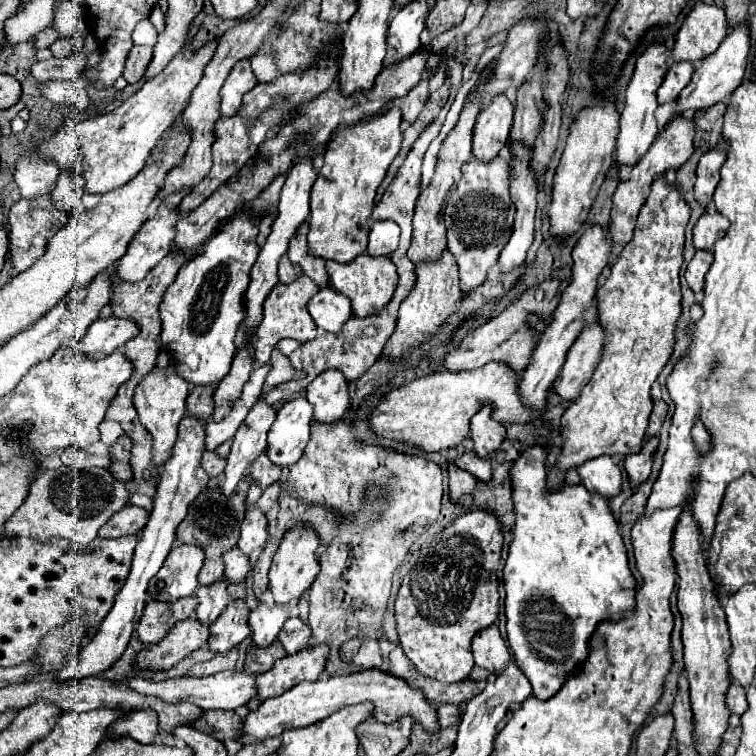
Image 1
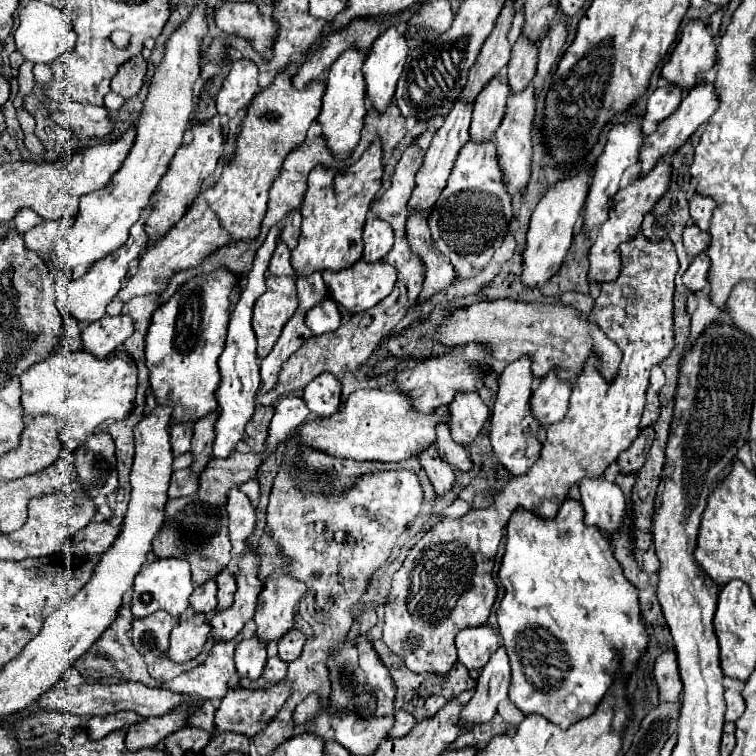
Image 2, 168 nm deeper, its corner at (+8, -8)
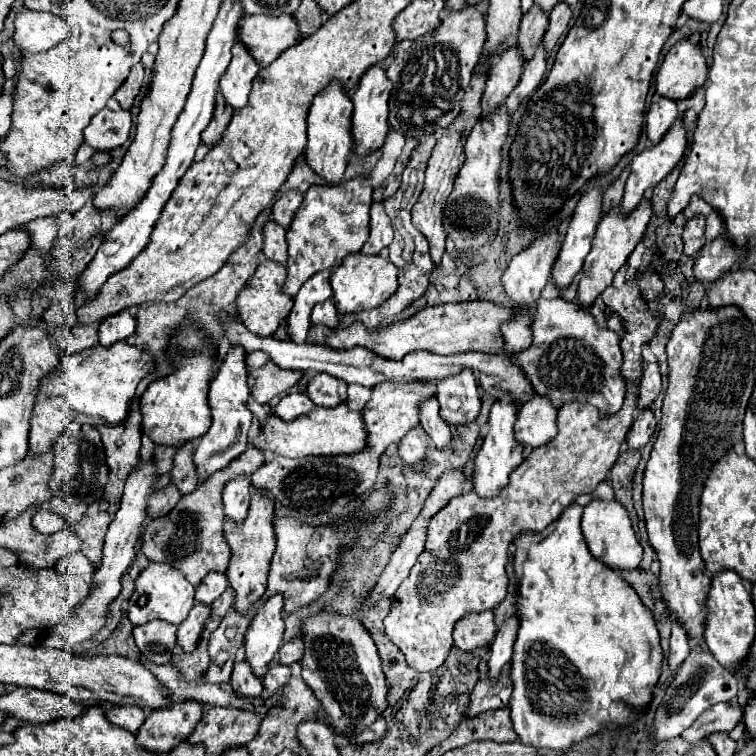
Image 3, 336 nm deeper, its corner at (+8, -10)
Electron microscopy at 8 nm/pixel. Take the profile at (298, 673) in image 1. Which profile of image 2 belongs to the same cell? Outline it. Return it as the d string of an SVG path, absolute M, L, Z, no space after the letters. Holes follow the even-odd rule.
M283 680L279 686L273 686L271 690L229 690L227 696L221 700L221 706L215 710L215 730L213 736L223 732L237 732L247 738L259 734L281 710L285 698L289 698L291 686L287 686L287 680Z

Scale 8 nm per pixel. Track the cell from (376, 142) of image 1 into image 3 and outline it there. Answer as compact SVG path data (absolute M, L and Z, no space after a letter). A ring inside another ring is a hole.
M369 174L355 176L343 184L323 184L311 186L303 198L303 204L295 212L293 224L287 230L289 242L289 262L287 280L283 290L295 296L303 282L321 270L337 268L345 256L361 252L369 236L369 208L371 208L371 178Z

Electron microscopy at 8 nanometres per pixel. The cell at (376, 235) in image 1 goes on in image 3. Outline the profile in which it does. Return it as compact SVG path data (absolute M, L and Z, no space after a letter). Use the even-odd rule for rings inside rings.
M373 202L369 214L371 214L369 240L365 242L361 252L365 256L377 256L383 248L387 248L393 242L393 228L391 228L391 222L389 222L387 214L383 212L381 202Z

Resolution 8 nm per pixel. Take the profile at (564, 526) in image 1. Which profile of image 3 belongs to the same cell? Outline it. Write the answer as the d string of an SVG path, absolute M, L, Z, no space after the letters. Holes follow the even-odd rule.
M593 498L585 506L585 512L579 504L571 504L543 532L521 532L515 538L515 546L513 568L519 580L515 616L519 616L519 632L511 658L513 694L509 708L517 736L523 744L535 748L567 750L575 742L599 732L601 724L617 726L631 722L637 710L651 702L653 686L661 674L663 650L659 646L659 632L653 614L617 572L637 568L643 554L625 506L615 498Z

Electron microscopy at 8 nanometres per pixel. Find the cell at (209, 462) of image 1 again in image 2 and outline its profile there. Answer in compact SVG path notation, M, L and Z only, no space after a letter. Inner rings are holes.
M189 468L185 470L175 470L171 476L171 486L169 486L169 498L179 498L179 496L191 496L199 488L199 476L191 474Z

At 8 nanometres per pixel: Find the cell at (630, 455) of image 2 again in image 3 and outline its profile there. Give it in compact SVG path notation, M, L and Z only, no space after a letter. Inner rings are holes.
M643 410L635 418L635 422L633 422L633 426L631 426L629 434L627 434L629 450L641 450L651 440L651 436L655 432L655 426L657 426L657 422L655 422L653 412L651 410Z

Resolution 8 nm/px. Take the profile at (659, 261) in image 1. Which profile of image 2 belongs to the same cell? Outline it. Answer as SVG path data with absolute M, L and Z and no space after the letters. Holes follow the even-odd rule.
M639 232L635 240L625 242L621 246L621 274L613 282L601 284L601 294L595 300L595 306L589 314L589 322L595 322L607 338L617 342L623 352L623 360L619 364L617 376L611 384L597 372L597 358L591 356L585 372L579 376L571 400L569 410L561 422L549 426L545 432L545 442L541 448L541 456L527 470L527 474L513 476L495 496L493 502L485 510L471 508L463 516L455 520L441 520L433 524L423 538L409 550L403 566L399 572L393 574L393 588L385 602L385 626L383 626L383 642L393 650L393 654L401 656L405 666L415 672L433 672L433 674L447 674L451 666L457 662L455 650L455 634L463 628L481 626L487 622L491 608L497 598L497 584L493 580L495 568L495 554L503 538L503 528L509 516L517 508L525 508L539 518L555 518L561 502L567 498L569 488L579 484L583 478L599 478L603 476L605 468L617 460L617 456L631 446L629 442L639 436L639 422L645 406L645 390L649 384L649 372L655 364L661 364L671 348L673 348L673 292L675 292L675 274L679 270L675 248L669 240L649 242Z

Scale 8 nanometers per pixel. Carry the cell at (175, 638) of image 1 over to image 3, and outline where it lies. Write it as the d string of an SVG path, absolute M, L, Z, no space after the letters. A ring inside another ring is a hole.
M195 604L193 610L189 612L189 616L185 618L185 622L179 624L179 630L177 630L177 646L183 652L193 652L197 648L199 638L201 638L201 632L205 628L205 622L209 618L209 612L211 612L209 606Z

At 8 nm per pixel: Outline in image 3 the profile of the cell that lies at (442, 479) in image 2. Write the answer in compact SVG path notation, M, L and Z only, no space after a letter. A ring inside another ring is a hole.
M413 428L401 442L399 442L399 456L407 466L421 466L425 462L425 454L429 448L429 438L423 428Z

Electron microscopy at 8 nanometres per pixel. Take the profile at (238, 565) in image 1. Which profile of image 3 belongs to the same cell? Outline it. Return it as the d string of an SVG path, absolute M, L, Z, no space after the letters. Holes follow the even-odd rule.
M227 588L213 604L211 604L211 616L207 618L207 624L205 624L205 628L207 630L215 630L217 626L219 626L219 622L221 622L221 618L229 612L229 608L233 606L233 590L231 588Z

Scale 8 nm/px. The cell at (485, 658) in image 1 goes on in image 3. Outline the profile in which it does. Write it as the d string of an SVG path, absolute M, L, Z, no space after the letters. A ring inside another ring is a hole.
M481 612L479 616L467 614L461 618L455 626L453 640L459 650L473 652L477 648L491 646L495 640L495 622L493 622L493 612Z

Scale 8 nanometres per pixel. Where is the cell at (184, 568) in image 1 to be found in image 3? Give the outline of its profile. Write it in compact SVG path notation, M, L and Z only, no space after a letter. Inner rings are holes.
M149 564L135 580L135 592L129 598L129 610L127 610L127 618L135 624L147 624L155 618L165 620L169 624L179 626L187 614L191 612L193 604L195 604L195 586L183 576L183 572L179 572L177 568L171 568L171 564Z

